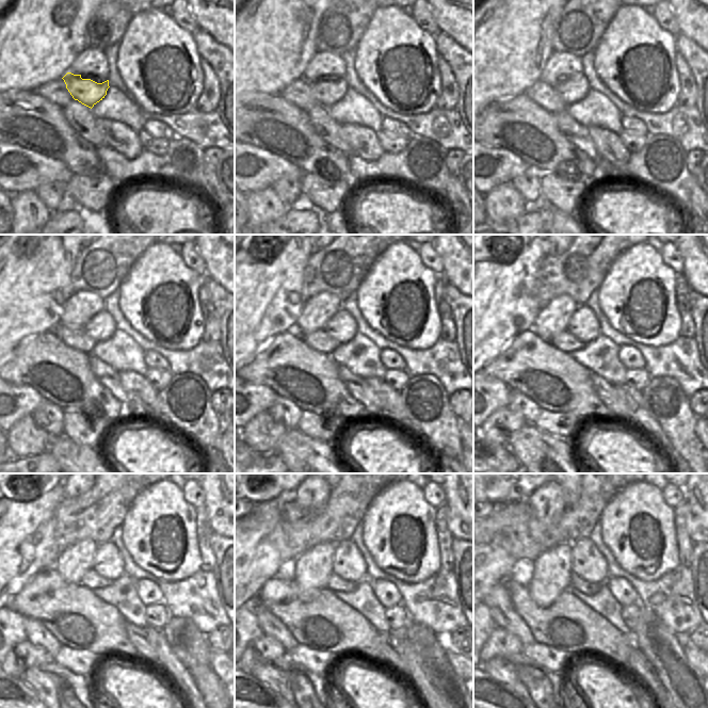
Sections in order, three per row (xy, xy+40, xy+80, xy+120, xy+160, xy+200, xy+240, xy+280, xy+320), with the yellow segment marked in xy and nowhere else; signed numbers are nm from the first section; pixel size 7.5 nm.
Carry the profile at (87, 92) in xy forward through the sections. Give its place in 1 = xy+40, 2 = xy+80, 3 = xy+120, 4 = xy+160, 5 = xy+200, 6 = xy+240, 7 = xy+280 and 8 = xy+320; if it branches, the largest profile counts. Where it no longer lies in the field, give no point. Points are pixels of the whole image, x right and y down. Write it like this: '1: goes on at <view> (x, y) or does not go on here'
1: goes on at xy+40 (328, 93)
2: goes on at xy+80 (572, 87)
3: goes on at xy+120 (101, 327)
4: goes on at xy+160 (342, 326)
5: goes on at xy+200 (583, 324)
6: goes on at xy+240 (108, 562)
7: goes on at xy+280 (348, 562)
8: goes on at xy+320 (586, 561)

